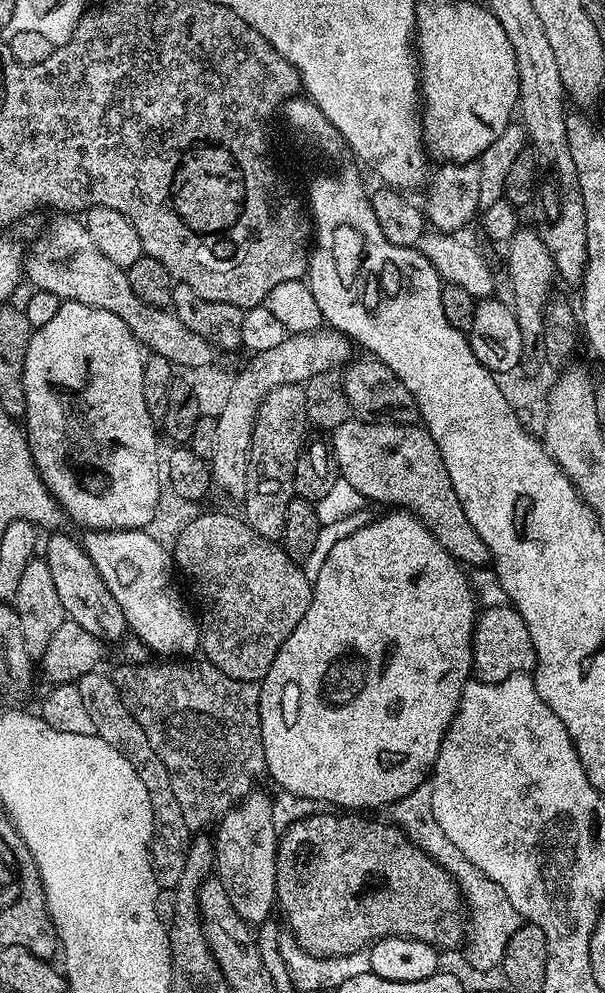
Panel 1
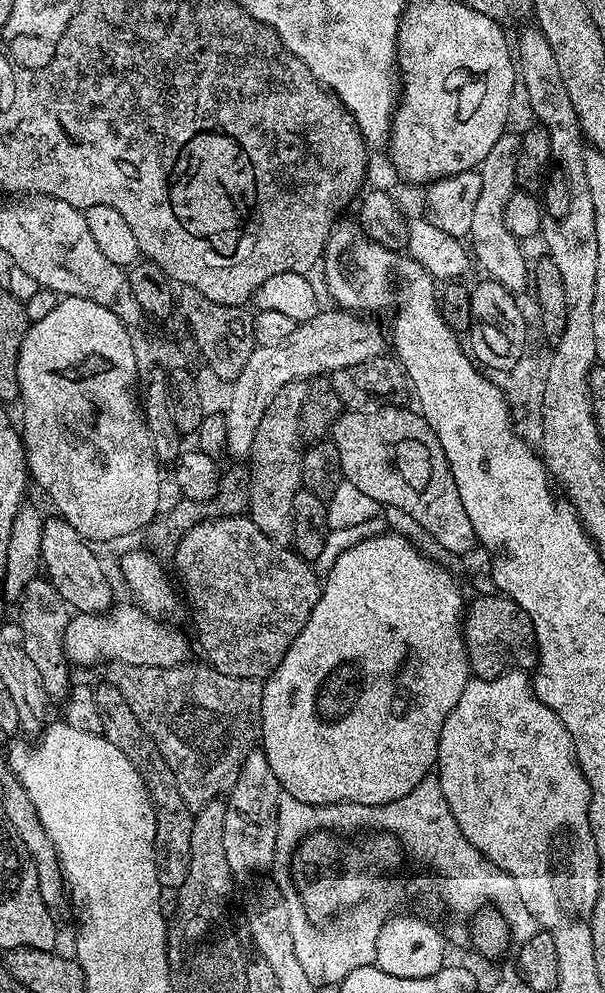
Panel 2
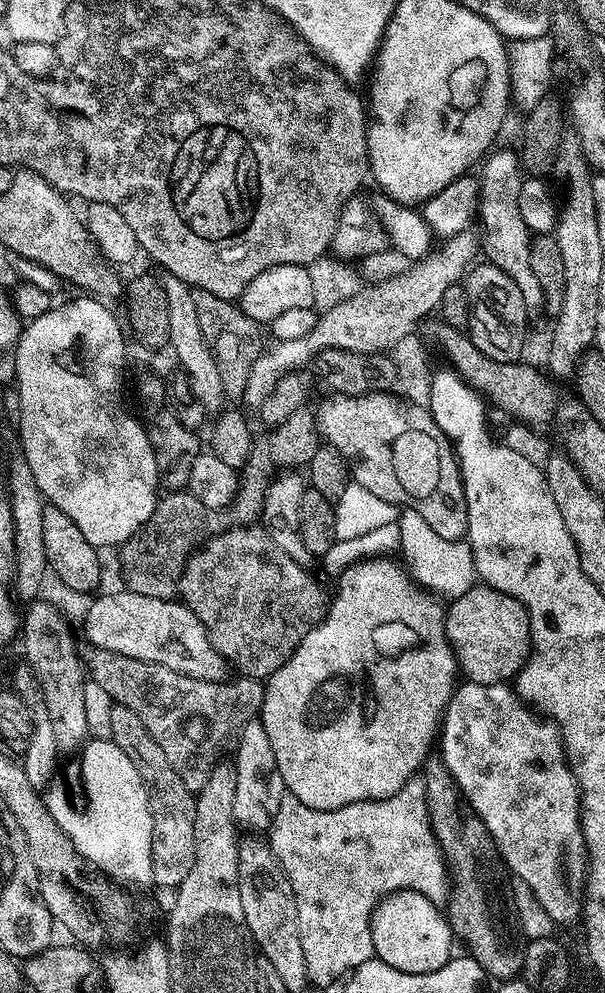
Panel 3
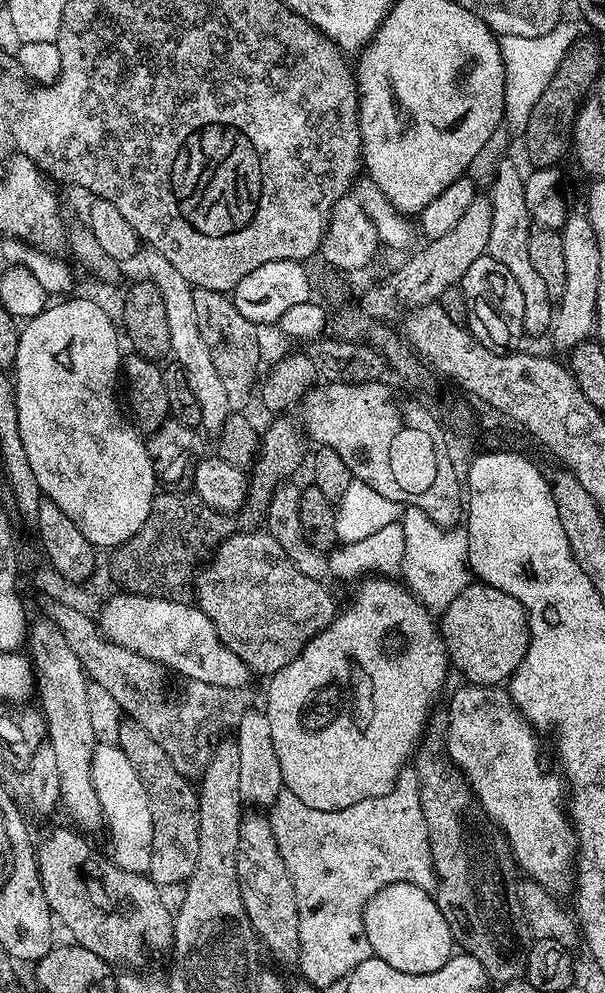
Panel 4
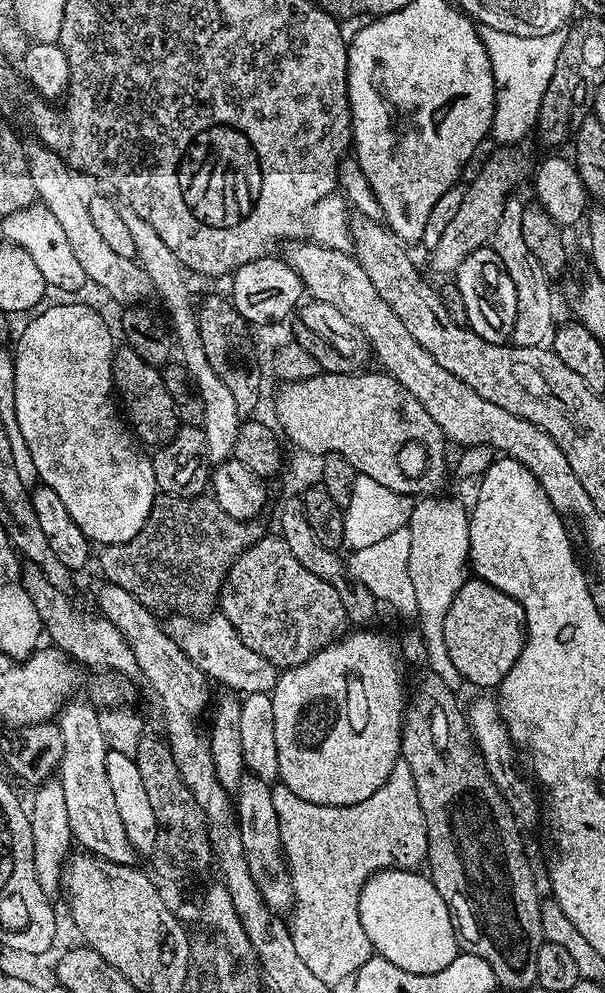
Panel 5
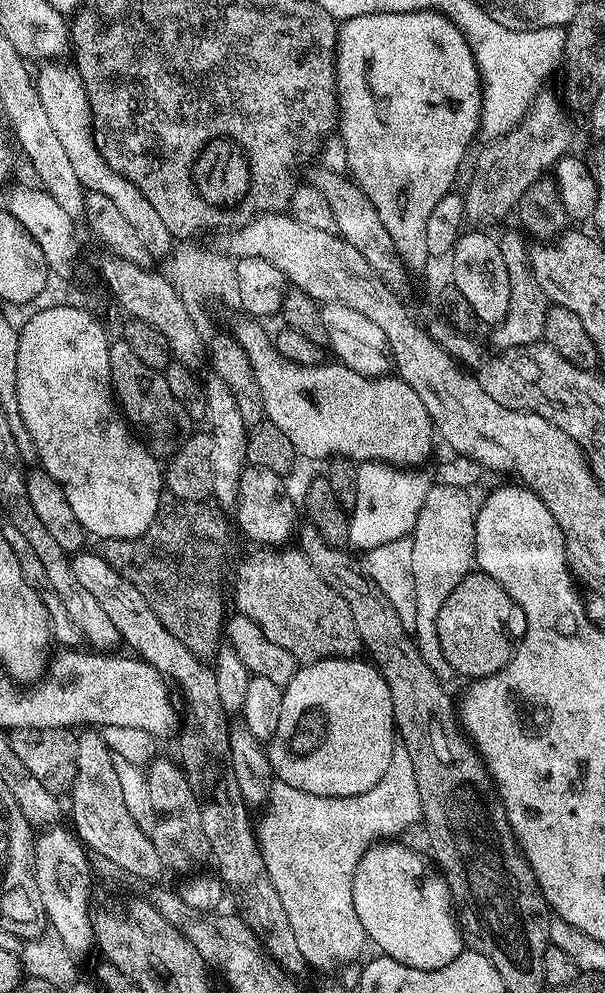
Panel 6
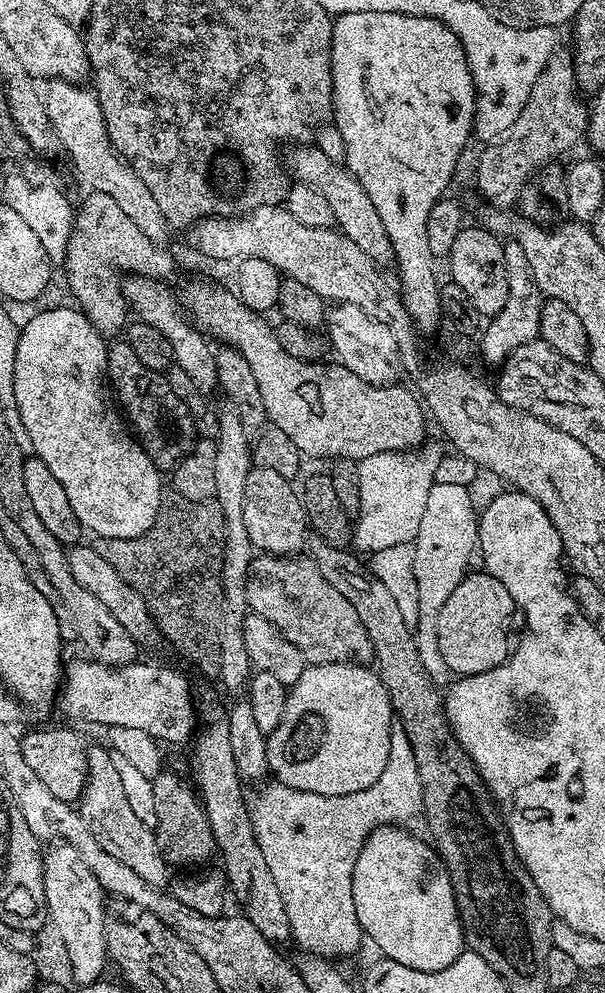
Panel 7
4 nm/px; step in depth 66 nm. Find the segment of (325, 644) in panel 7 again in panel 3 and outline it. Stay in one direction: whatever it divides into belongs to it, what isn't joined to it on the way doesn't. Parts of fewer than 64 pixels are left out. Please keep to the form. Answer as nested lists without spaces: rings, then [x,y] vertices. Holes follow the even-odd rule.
[[[230,526],[225,532],[220,532],[217,536],[209,536],[199,548],[195,549],[183,561],[182,571],[178,581],[178,589],[180,588],[179,599],[198,618],[198,622],[204,627],[204,632],[208,635],[208,640],[214,646],[214,650],[225,662],[231,665],[231,667],[233,664],[240,671],[237,673],[241,677],[264,682],[267,681],[269,676],[273,676],[290,659],[296,647],[302,642],[302,638],[306,638],[308,631],[316,624],[319,624],[324,618],[326,611],[326,592],[324,596],[319,582],[308,571],[309,569],[305,565],[294,562],[294,558],[290,558],[290,554],[286,554],[286,550],[278,550],[278,546],[274,546],[271,538],[264,533],[263,527]]]

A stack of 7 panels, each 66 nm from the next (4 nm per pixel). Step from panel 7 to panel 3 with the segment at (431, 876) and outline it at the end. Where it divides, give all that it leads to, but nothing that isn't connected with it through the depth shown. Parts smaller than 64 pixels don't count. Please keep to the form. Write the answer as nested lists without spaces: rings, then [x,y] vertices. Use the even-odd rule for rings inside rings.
[[[401,890],[381,899],[372,912],[372,950],[375,959],[406,974],[430,974],[454,955],[452,926],[445,913],[420,890]]]

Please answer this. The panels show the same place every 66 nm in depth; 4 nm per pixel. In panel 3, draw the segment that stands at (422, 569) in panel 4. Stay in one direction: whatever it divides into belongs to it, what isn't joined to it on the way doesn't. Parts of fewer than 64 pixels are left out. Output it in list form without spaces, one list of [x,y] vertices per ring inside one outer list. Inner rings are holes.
[[[403,509],[399,513],[398,523],[400,526],[399,555],[403,563],[412,574],[416,583],[423,585],[429,591],[449,601],[456,600],[466,590],[470,590],[478,583],[476,575],[476,561],[472,558],[472,547],[467,539],[450,540],[442,538],[442,534],[430,530],[430,525],[424,521],[420,514],[414,514],[414,510]]]

